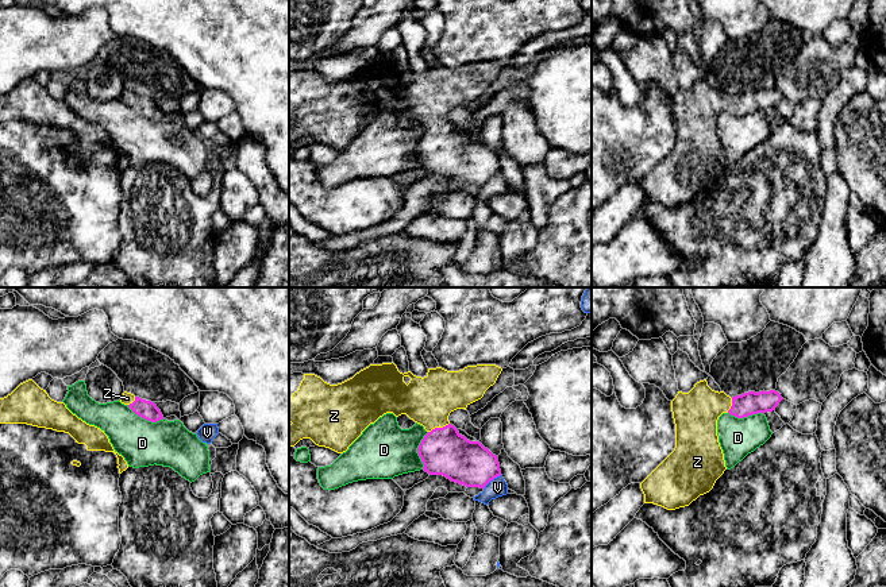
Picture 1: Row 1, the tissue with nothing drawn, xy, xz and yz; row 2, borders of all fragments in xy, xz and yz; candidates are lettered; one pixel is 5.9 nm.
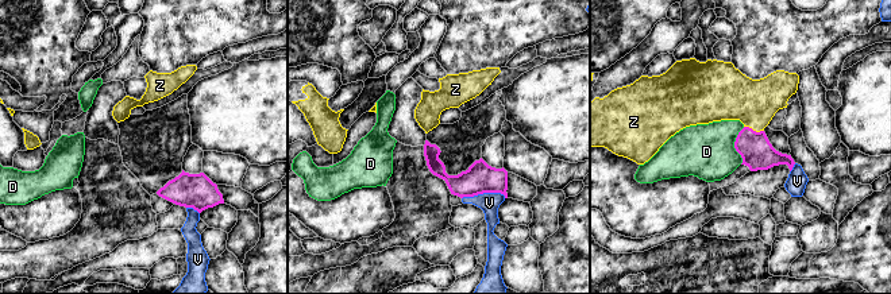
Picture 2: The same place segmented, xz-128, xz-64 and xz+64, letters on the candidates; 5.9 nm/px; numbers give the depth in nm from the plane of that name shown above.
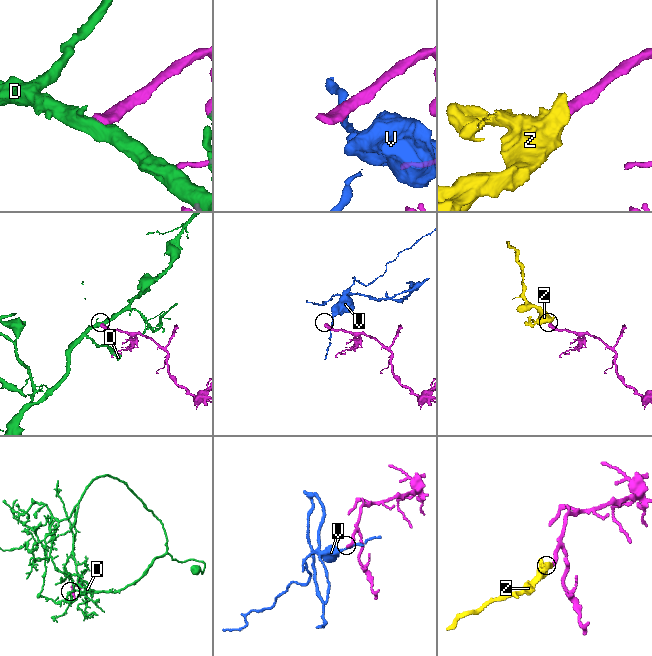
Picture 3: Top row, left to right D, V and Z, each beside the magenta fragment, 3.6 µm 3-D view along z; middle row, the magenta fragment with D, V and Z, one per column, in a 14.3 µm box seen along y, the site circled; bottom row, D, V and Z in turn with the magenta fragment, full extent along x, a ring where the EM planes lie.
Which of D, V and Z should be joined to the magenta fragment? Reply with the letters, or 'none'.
Z

